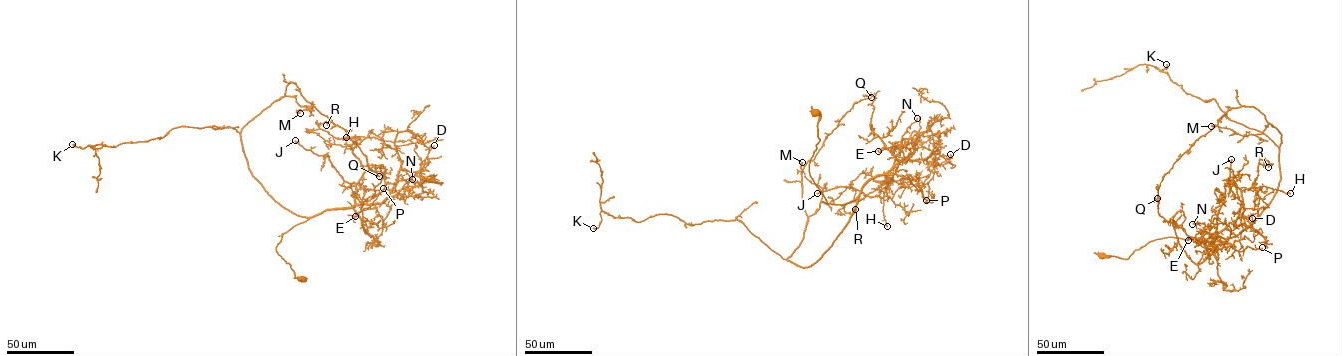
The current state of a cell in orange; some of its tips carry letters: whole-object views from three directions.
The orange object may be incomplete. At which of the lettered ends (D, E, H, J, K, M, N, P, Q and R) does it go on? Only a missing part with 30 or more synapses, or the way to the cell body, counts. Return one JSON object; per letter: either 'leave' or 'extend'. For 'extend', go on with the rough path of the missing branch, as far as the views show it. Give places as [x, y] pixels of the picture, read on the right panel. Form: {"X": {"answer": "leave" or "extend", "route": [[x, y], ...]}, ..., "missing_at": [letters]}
{"D": {"answer": "leave"}, "E": {"answer": "leave"}, "H": {"answer": "leave"}, "J": {"answer": "extend", "route": [[1231, 159], [1240, 151], [1255, 152], [1255, 156]]}, "K": {"answer": "leave"}, "M": {"answer": "leave"}, "N": {"answer": "leave"}, "P": {"answer": "leave"}, "Q": {"answer": "leave"}, "R": {"answer": "leave"}, "missing_at": ["J"]}

